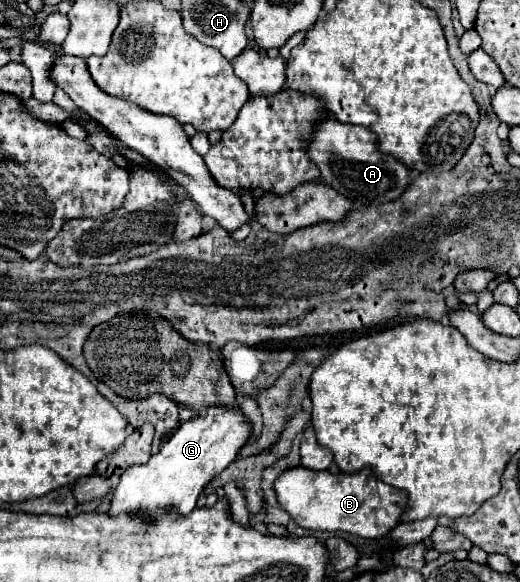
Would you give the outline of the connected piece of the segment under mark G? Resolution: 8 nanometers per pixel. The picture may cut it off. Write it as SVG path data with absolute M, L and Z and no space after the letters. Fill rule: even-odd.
M214 406L212 410L204 412L206 414L184 422L160 448L160 452L150 456L146 464L132 466L122 474L108 514L142 512L160 516L174 506L182 516L186 516L194 510L202 488L238 456L240 448L250 440L252 434L252 422L240 408L224 410L224 406Z

